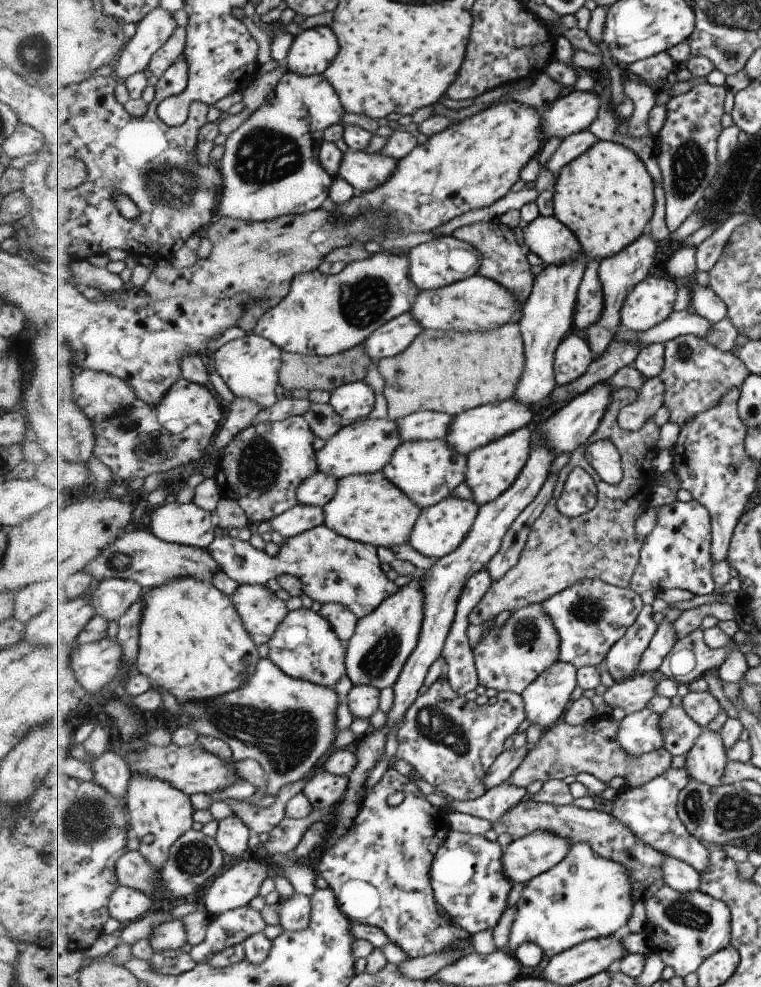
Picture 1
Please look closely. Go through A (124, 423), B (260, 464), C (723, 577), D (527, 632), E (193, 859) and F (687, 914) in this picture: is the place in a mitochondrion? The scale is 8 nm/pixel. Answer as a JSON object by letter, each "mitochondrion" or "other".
{"A":"mitochondrion","B":"mitochondrion","C":"other","D":"mitochondrion","E":"mitochondrion","F":"mitochondrion"}

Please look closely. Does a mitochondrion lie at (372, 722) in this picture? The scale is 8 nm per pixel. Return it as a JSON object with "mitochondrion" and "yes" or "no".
{"mitochondrion":"no"}

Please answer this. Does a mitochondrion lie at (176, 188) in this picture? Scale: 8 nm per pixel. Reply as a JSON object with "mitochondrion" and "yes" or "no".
{"mitochondrion":"yes"}

